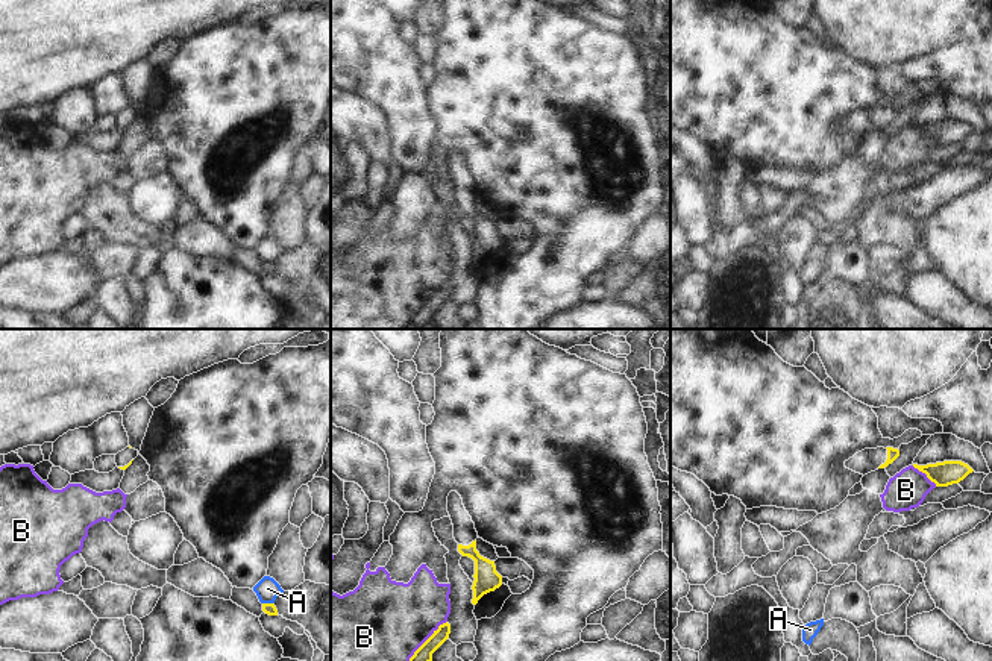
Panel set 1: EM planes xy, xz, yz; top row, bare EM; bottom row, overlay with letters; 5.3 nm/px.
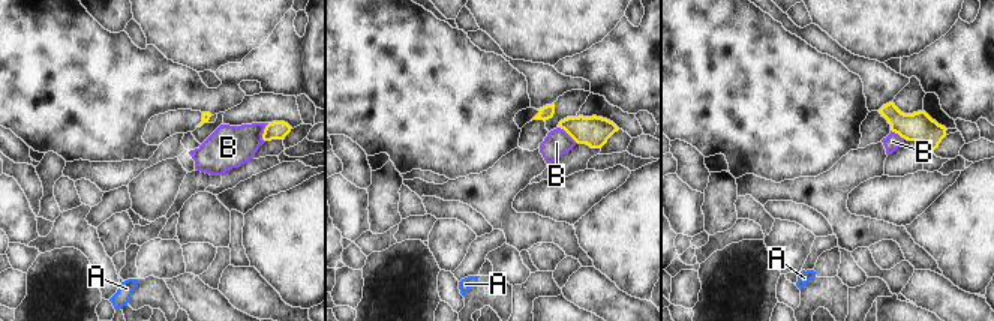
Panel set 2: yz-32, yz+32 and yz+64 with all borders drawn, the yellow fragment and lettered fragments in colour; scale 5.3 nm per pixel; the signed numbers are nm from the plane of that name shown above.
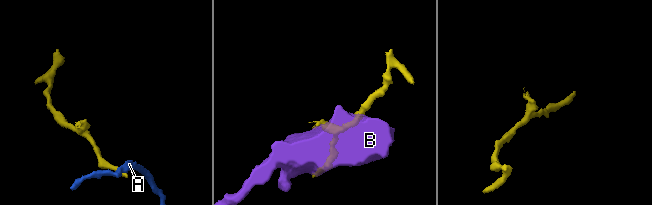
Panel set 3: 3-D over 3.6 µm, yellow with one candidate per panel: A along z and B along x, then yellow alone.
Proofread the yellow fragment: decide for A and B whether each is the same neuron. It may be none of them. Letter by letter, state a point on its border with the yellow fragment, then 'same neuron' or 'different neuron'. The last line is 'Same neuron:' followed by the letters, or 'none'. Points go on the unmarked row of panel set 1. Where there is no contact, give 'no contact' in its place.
A: contact xy (269, 264); different neuron
B: contact xz (425, 302); different neuron
Same neuron: none

